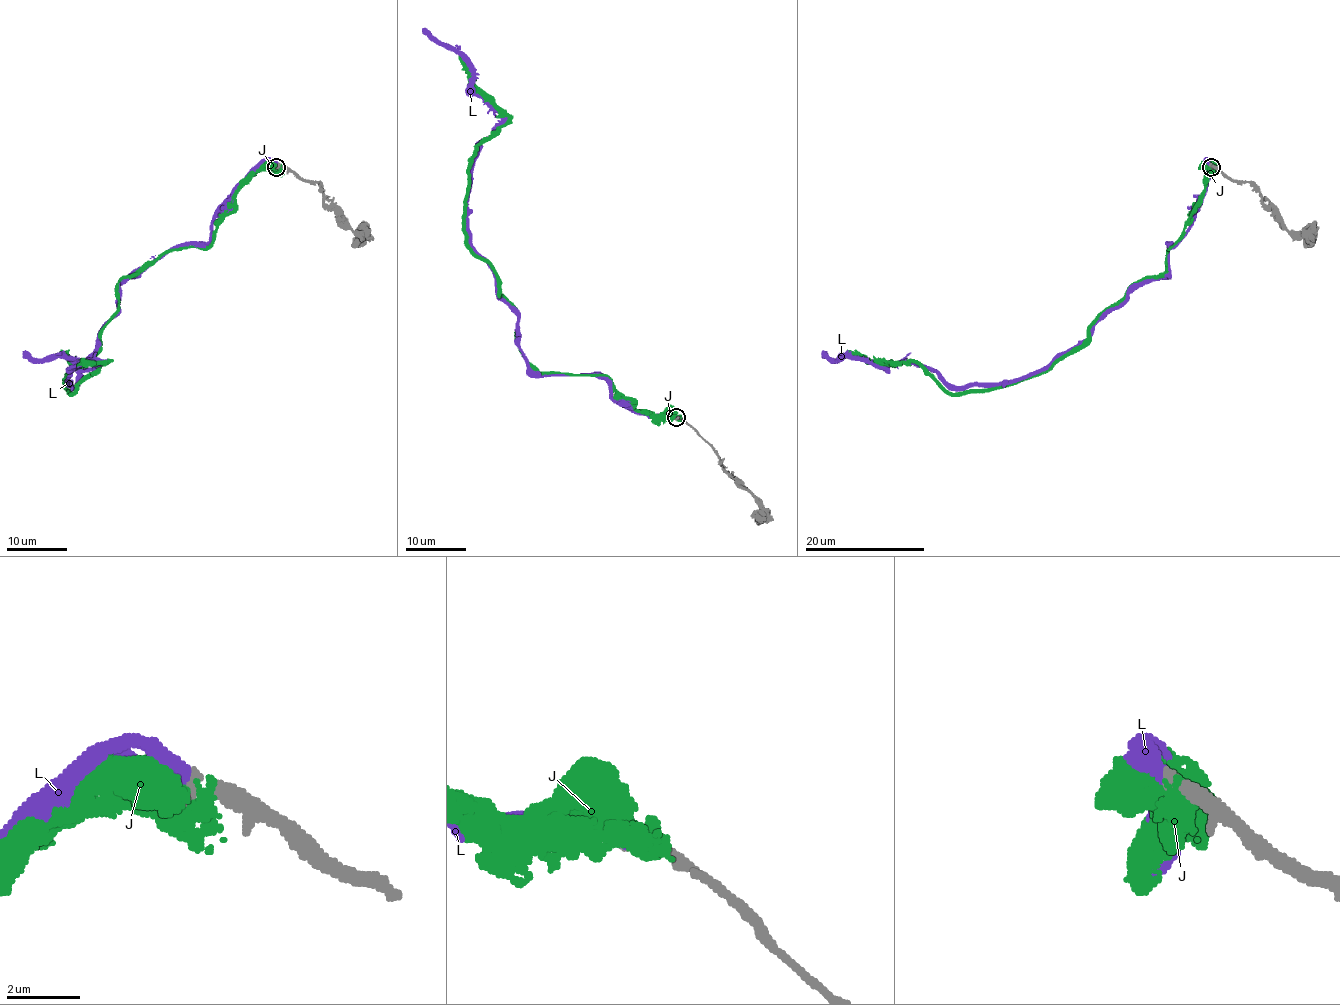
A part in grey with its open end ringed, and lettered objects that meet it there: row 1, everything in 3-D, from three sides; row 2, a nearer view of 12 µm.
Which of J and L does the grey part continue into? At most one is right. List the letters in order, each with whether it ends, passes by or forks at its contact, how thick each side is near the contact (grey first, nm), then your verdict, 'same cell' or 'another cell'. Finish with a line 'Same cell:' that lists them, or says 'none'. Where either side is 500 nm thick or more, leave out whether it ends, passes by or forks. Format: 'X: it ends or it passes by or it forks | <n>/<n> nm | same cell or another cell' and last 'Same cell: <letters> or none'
J: 440/500 nm | another cell
L: it ends | 400/460 nm | same cell
Same cell: L

